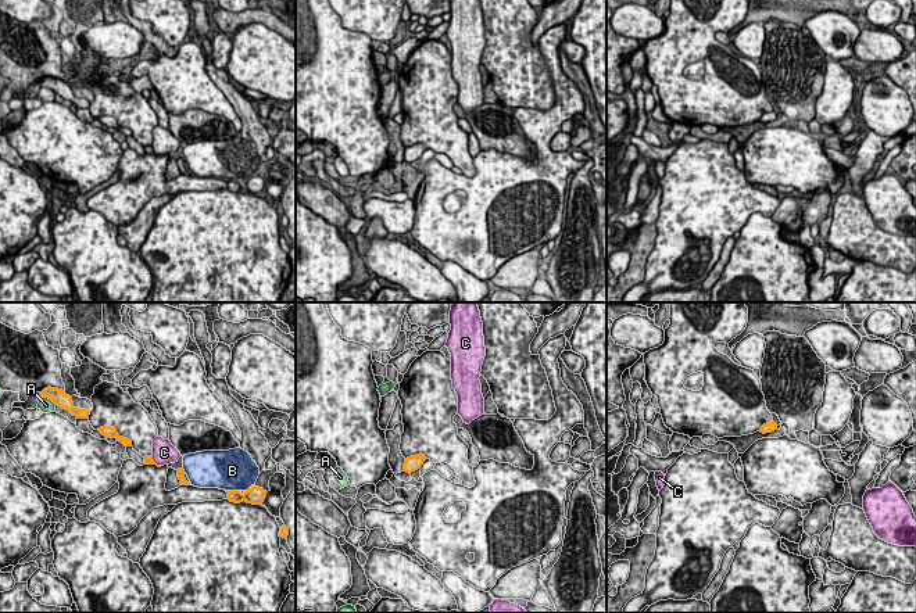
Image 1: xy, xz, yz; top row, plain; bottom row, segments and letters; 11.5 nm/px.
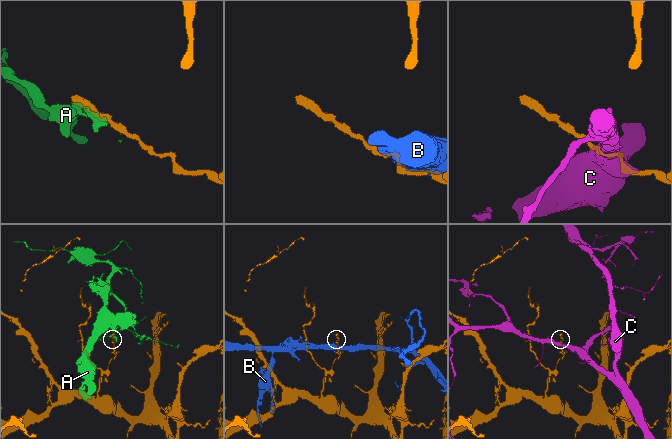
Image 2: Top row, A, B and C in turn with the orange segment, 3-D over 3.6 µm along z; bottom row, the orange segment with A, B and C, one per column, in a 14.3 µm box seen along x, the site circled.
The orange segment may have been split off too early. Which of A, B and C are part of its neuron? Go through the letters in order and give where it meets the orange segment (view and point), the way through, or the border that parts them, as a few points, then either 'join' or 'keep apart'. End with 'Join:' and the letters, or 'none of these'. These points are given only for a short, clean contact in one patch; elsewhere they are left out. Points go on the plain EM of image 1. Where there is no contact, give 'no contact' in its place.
A: contact xy (49, 88); border xy (42, 85), (56, 93); keep apart
B: contact xy (233, 180); keep apart
C: contact xy (151, 149); keep apart
Join: none of these

